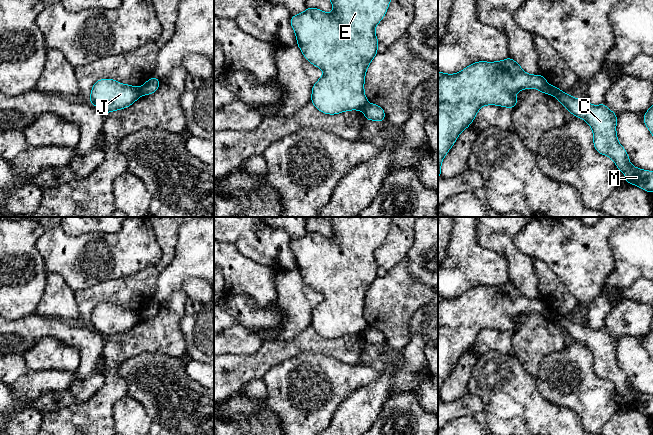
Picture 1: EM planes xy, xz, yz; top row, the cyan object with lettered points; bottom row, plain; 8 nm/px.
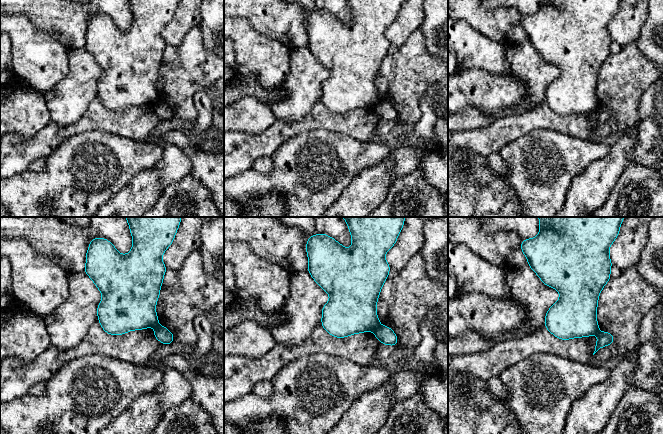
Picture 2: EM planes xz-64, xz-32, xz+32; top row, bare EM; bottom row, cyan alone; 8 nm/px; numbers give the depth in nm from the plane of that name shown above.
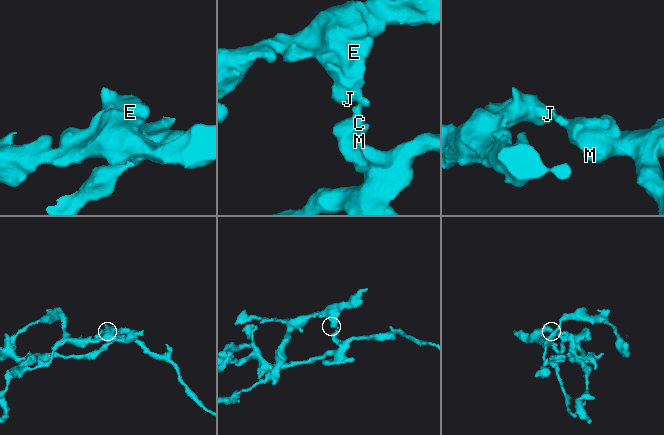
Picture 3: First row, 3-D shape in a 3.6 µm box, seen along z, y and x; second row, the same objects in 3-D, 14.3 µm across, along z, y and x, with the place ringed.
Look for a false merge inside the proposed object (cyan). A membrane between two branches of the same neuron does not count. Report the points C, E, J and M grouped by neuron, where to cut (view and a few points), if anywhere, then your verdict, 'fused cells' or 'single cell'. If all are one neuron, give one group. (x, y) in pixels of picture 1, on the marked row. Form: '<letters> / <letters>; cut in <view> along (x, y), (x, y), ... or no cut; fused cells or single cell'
C M / E J; cut in yz along (549, 86), (551, 93); fused cells

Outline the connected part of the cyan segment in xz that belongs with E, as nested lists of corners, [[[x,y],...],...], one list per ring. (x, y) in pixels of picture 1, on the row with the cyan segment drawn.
[[[331,0],[333,12],[325,13],[317,8],[307,8],[303,13],[293,15],[290,24],[297,37],[297,45],[304,57],[321,68],[323,76],[312,88],[311,102],[324,114],[338,114],[348,110],[362,110],[368,104],[364,94],[365,73],[369,63],[376,56],[379,44],[375,35],[376,25],[383,19],[391,0]]]

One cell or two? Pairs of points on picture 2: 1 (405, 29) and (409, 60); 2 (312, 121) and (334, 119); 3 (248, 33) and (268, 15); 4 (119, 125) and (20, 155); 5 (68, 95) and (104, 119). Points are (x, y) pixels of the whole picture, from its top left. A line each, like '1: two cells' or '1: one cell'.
1: two cells
2: one cell
3: two cells
4: one cell
5: two cells

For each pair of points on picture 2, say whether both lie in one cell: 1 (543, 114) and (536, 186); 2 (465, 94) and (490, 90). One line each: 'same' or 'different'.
1: different
2: same

